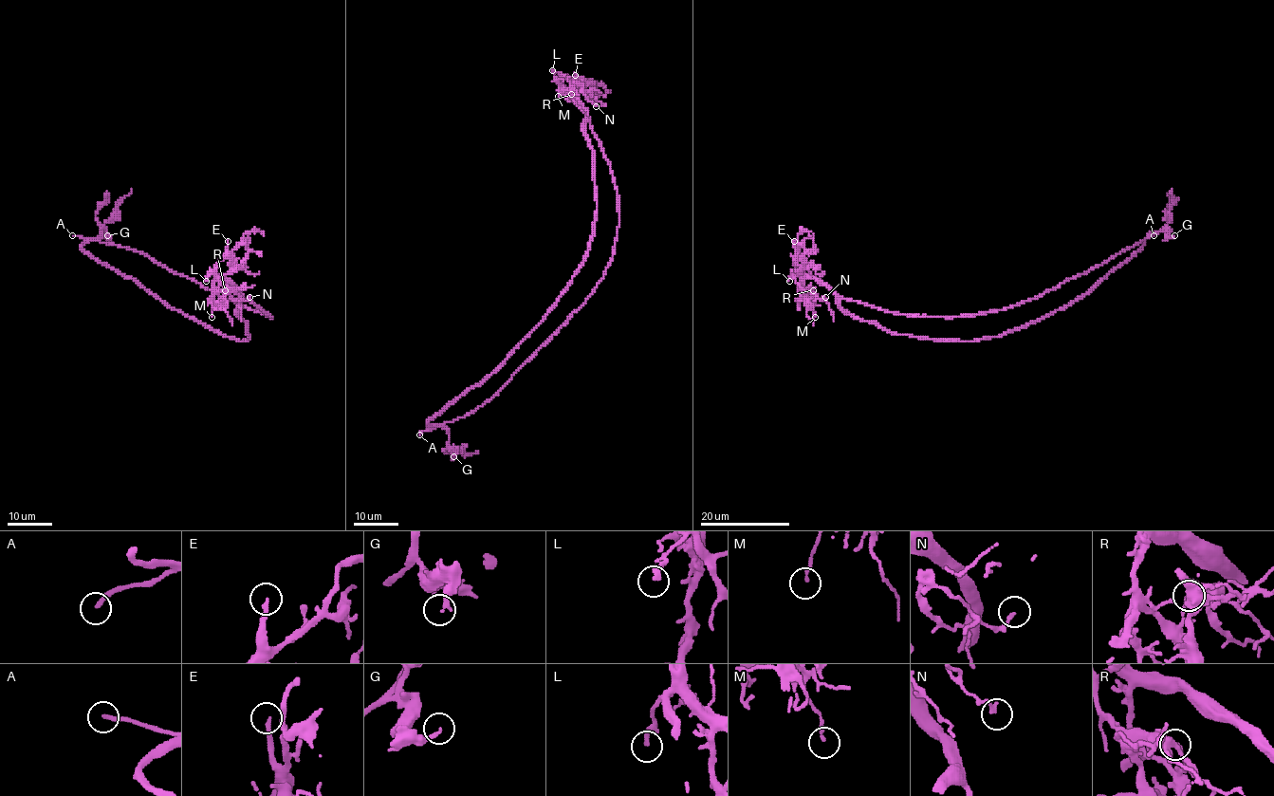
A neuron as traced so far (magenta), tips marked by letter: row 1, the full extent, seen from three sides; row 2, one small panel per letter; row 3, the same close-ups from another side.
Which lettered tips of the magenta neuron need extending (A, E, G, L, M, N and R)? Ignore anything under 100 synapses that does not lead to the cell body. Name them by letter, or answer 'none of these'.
A

